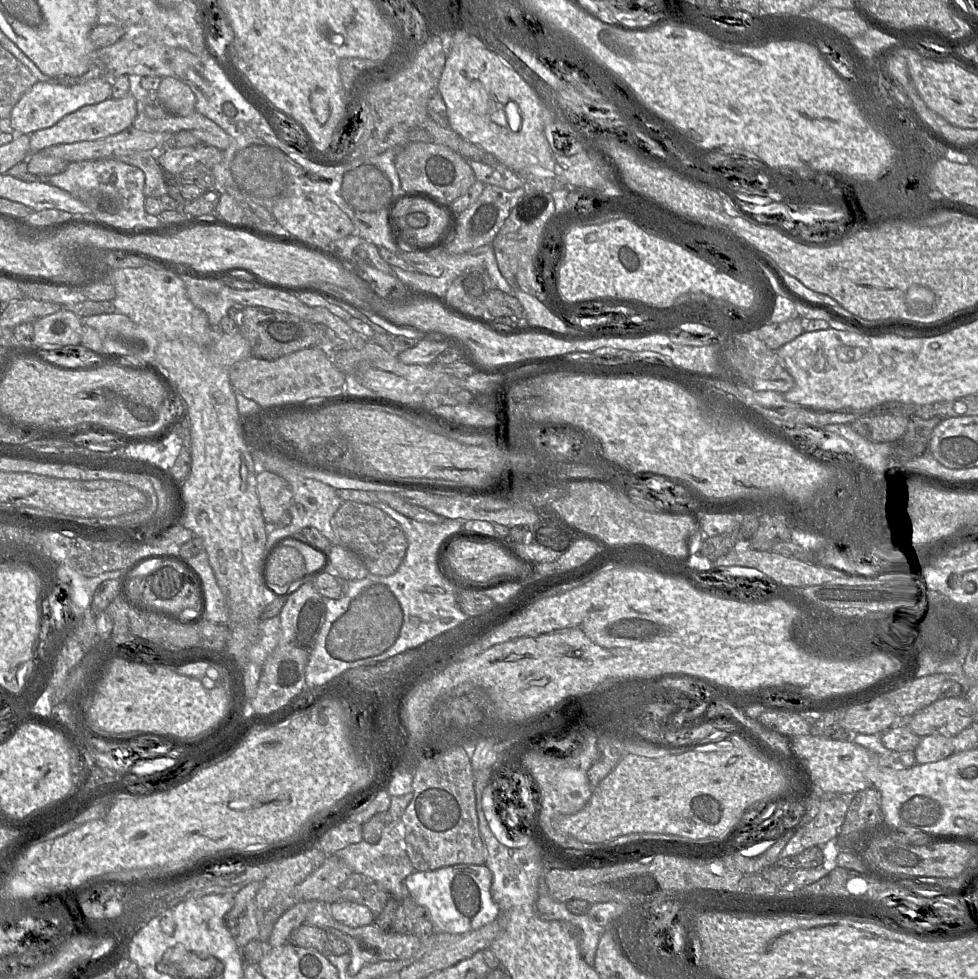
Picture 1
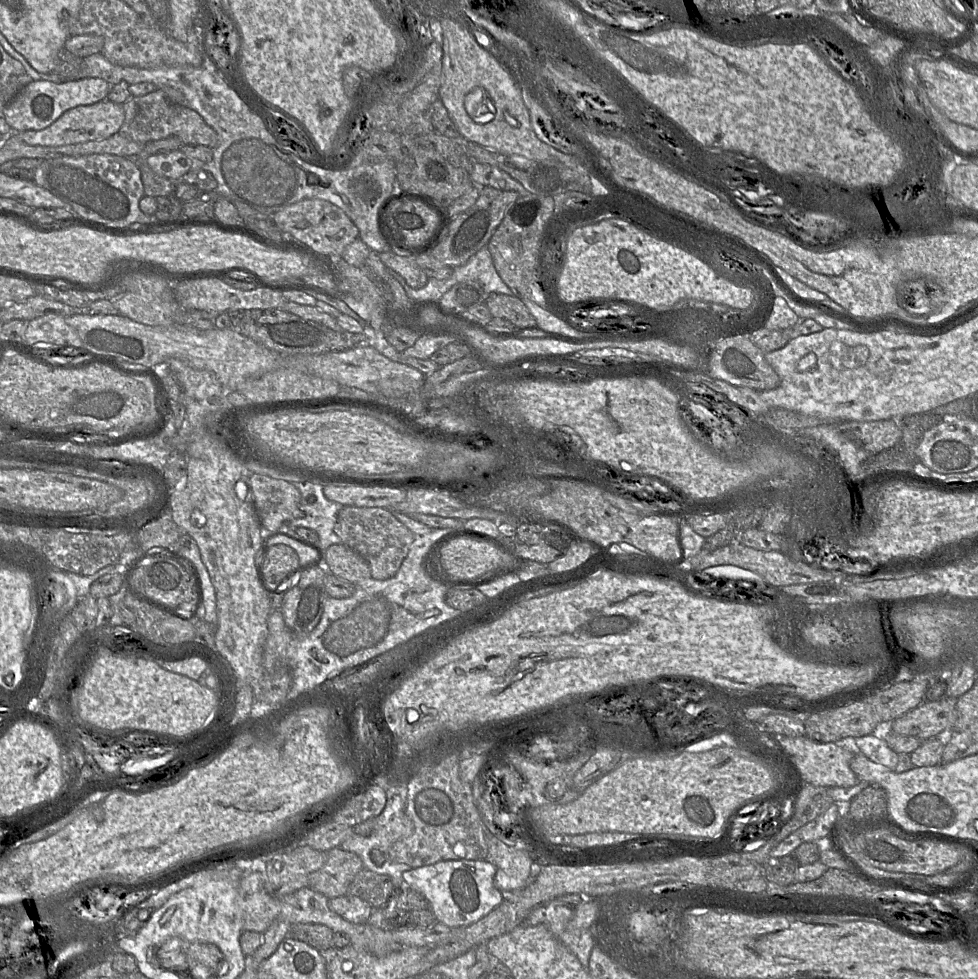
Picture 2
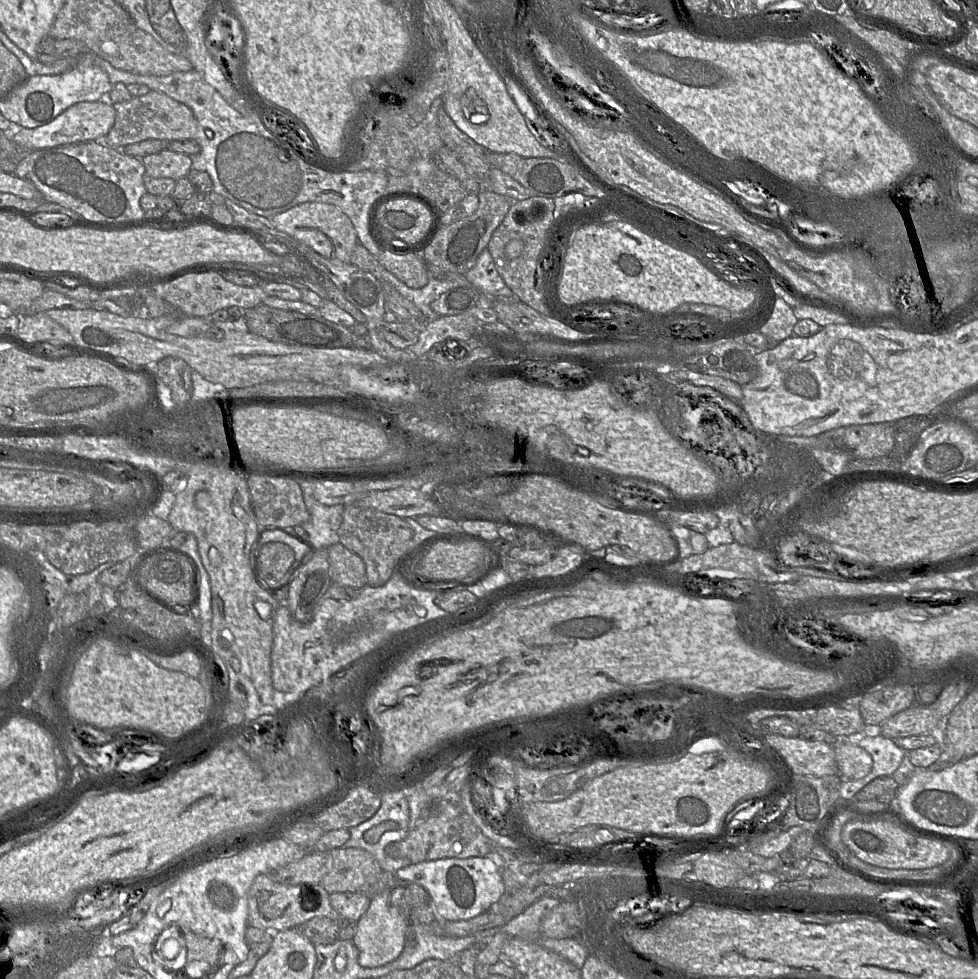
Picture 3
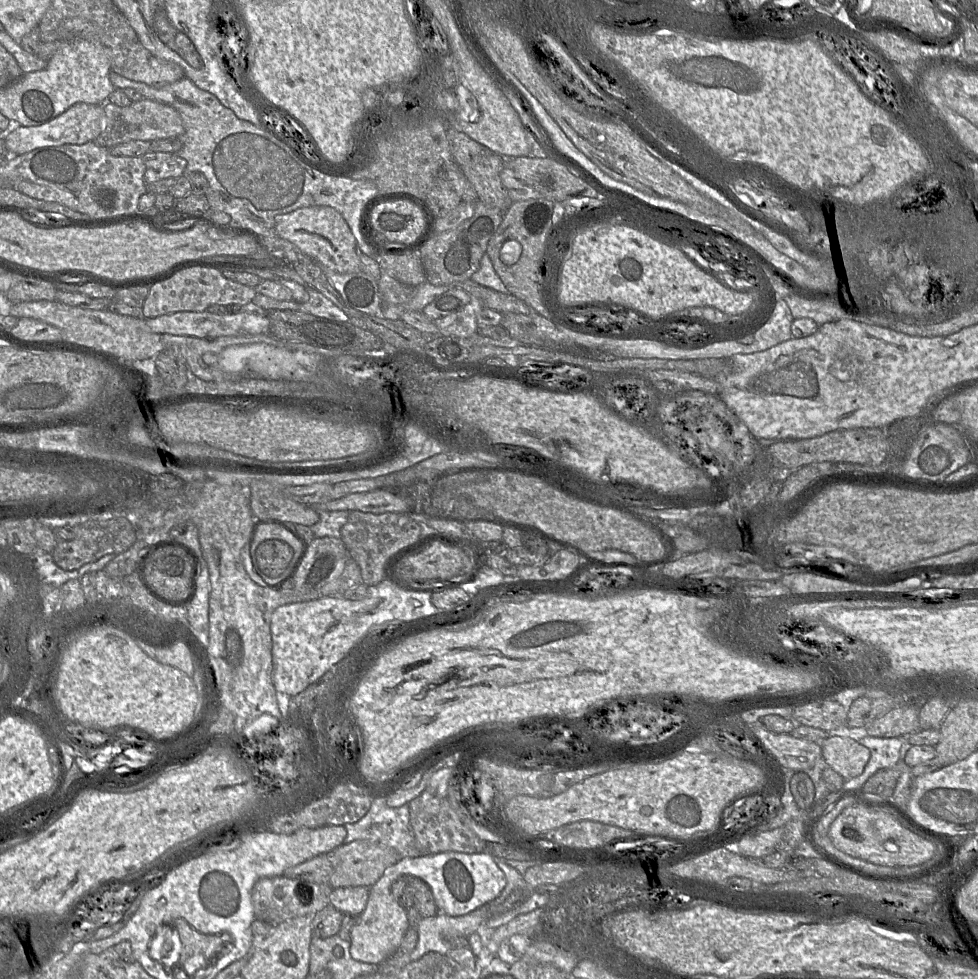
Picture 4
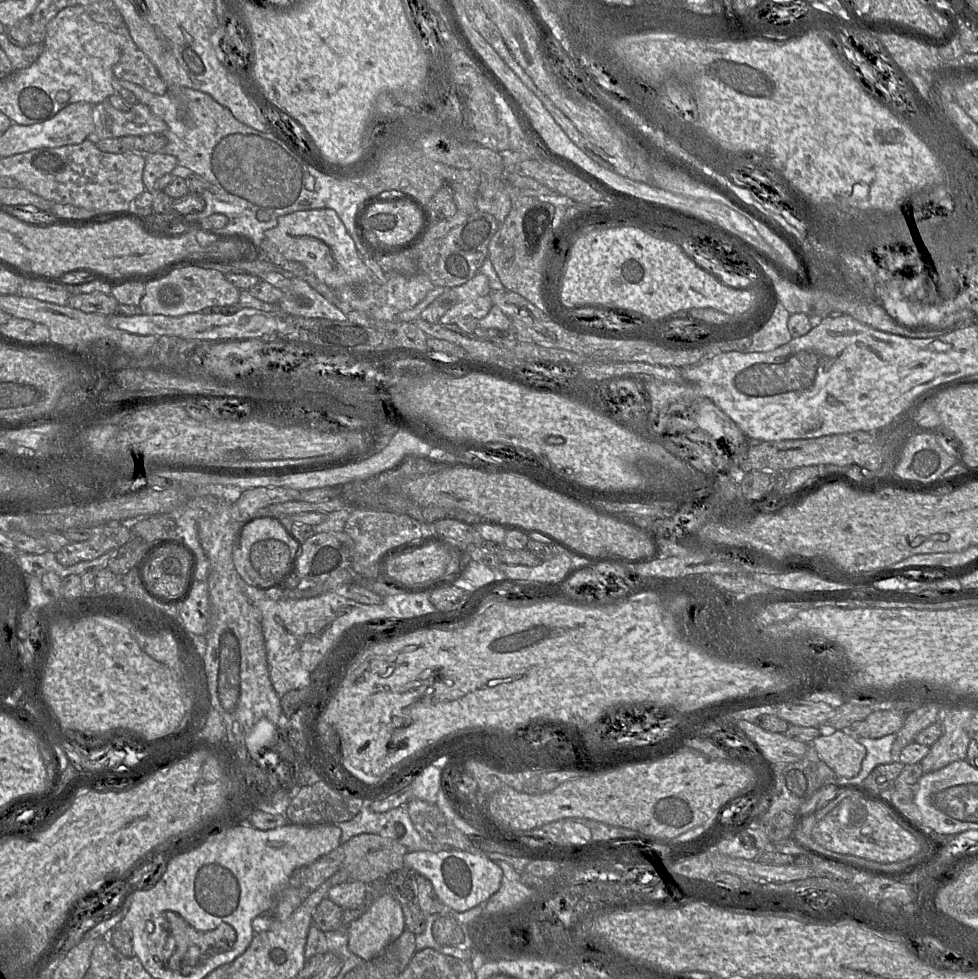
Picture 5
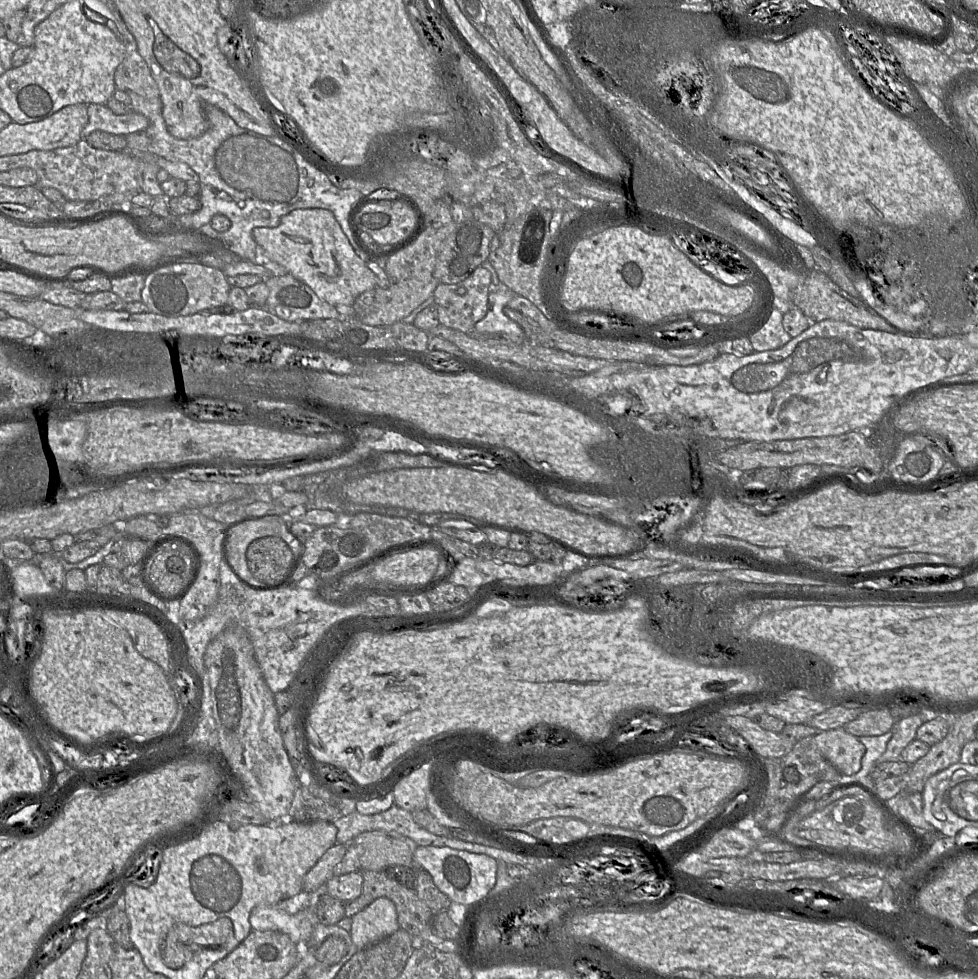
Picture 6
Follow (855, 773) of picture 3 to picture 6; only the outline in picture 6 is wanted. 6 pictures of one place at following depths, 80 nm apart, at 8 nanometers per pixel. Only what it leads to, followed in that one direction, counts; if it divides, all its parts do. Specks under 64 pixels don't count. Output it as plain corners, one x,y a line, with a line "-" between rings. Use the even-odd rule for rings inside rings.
842,727
818,731
814,742
823,757
842,774
853,775
860,770
865,746

